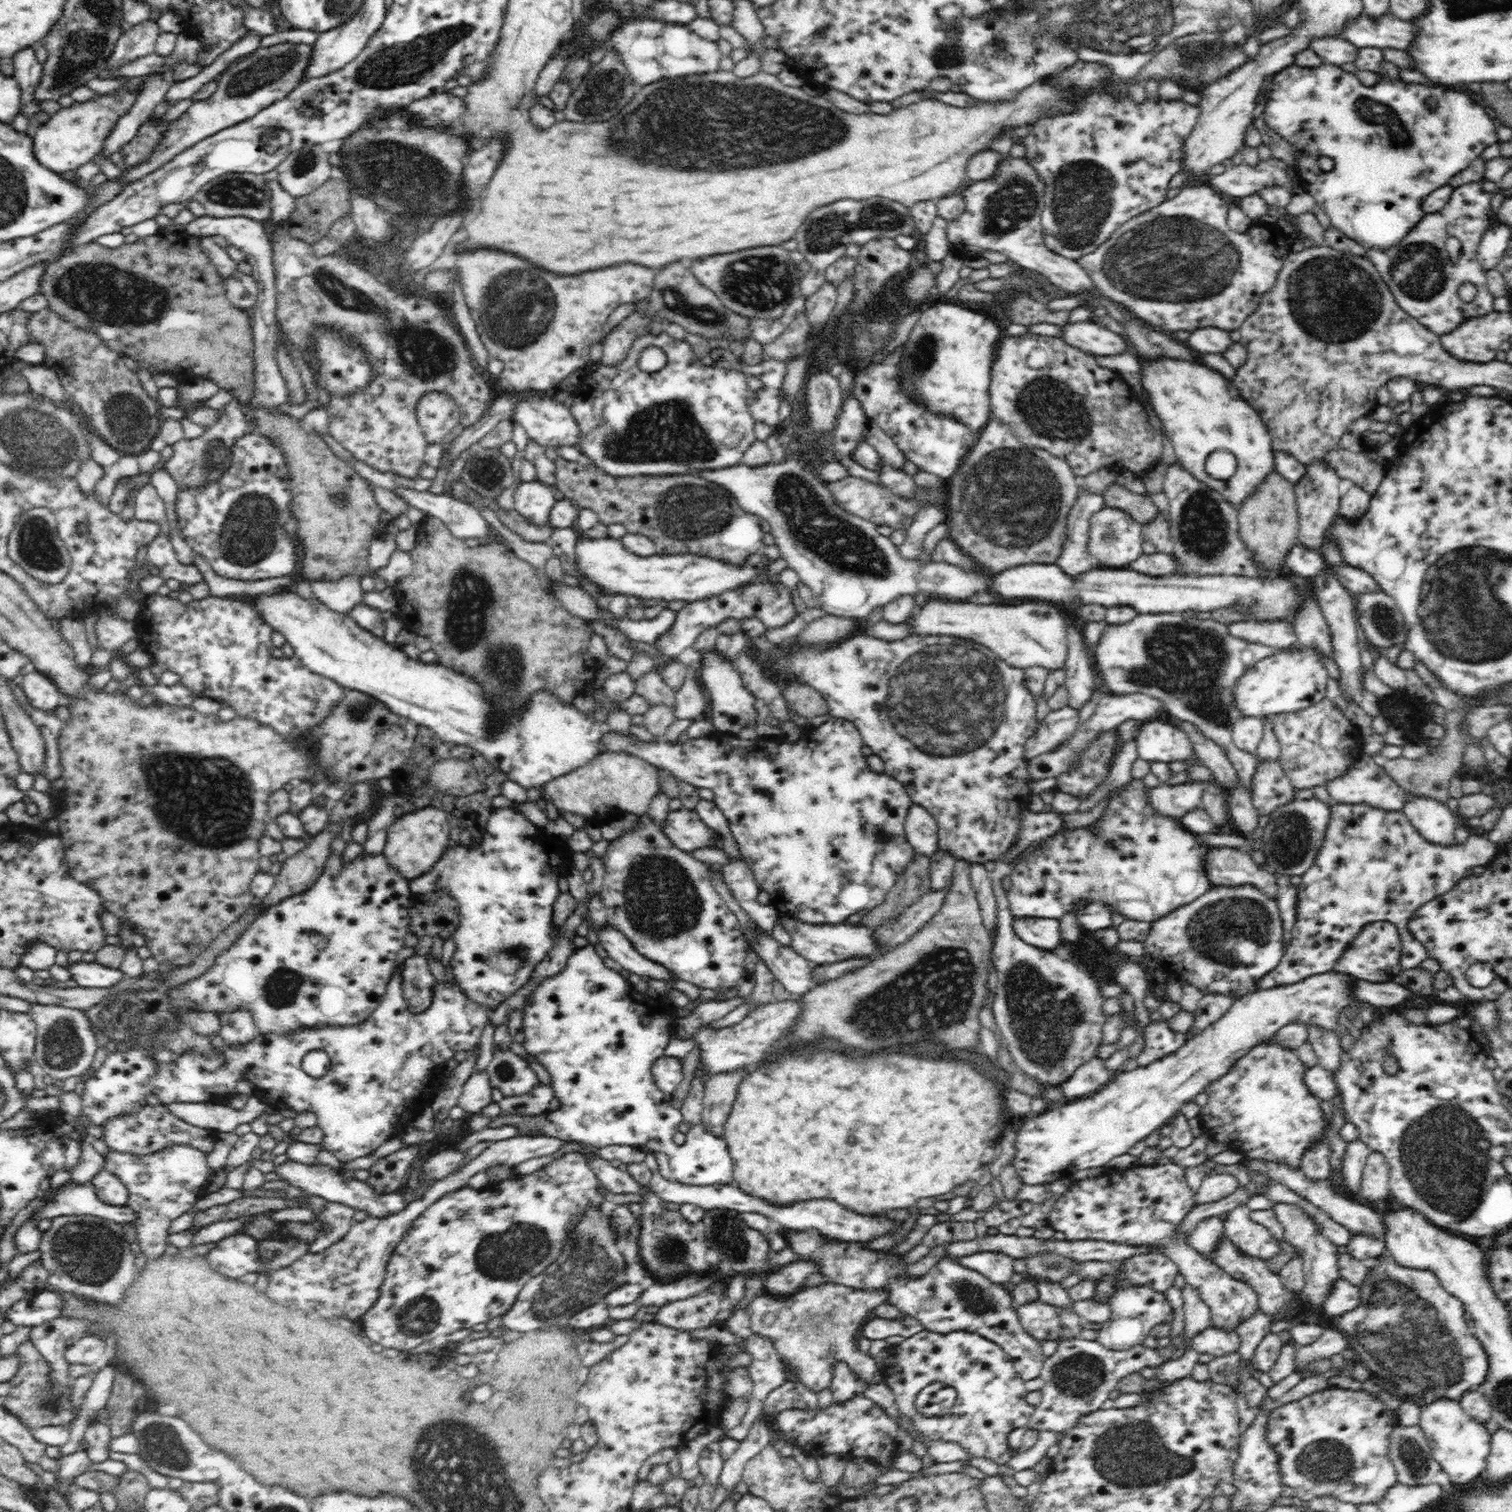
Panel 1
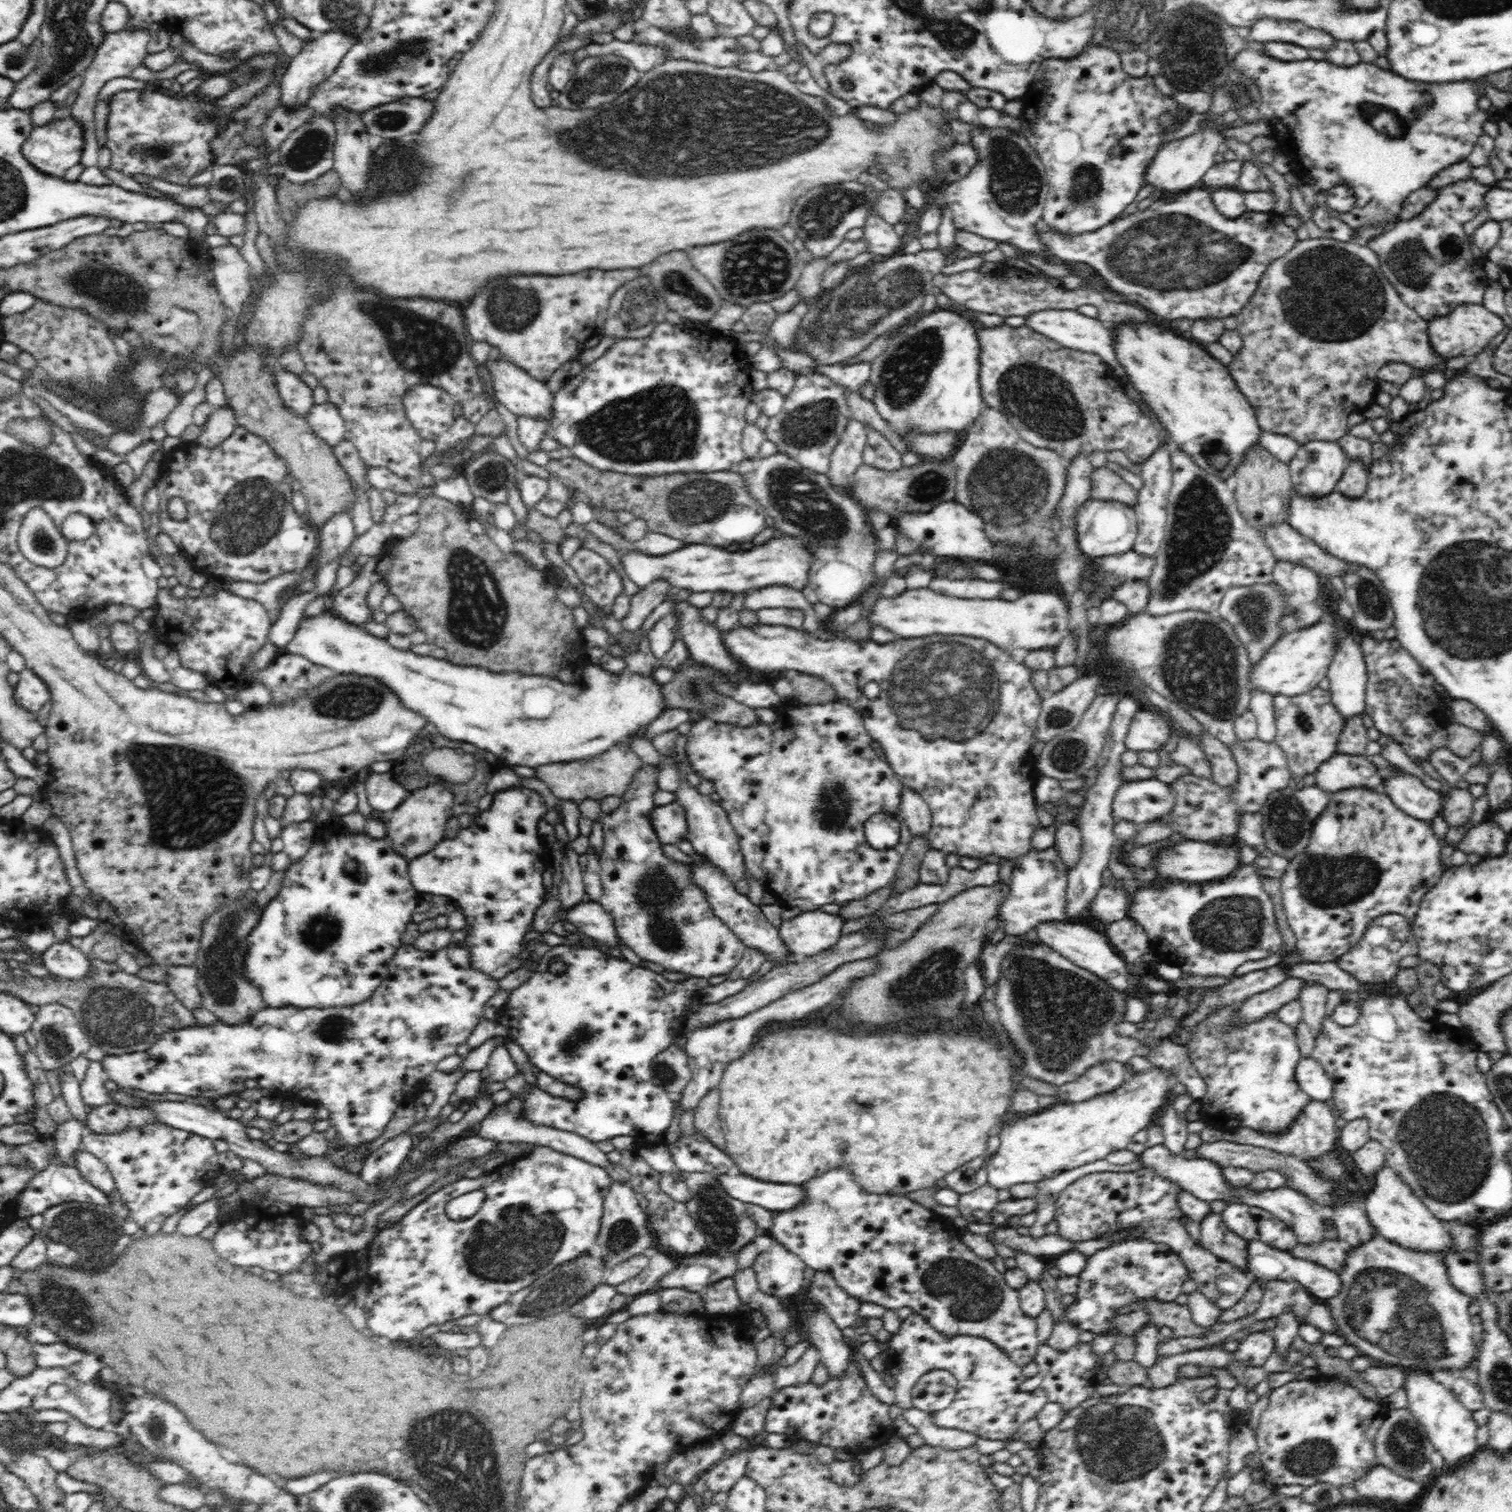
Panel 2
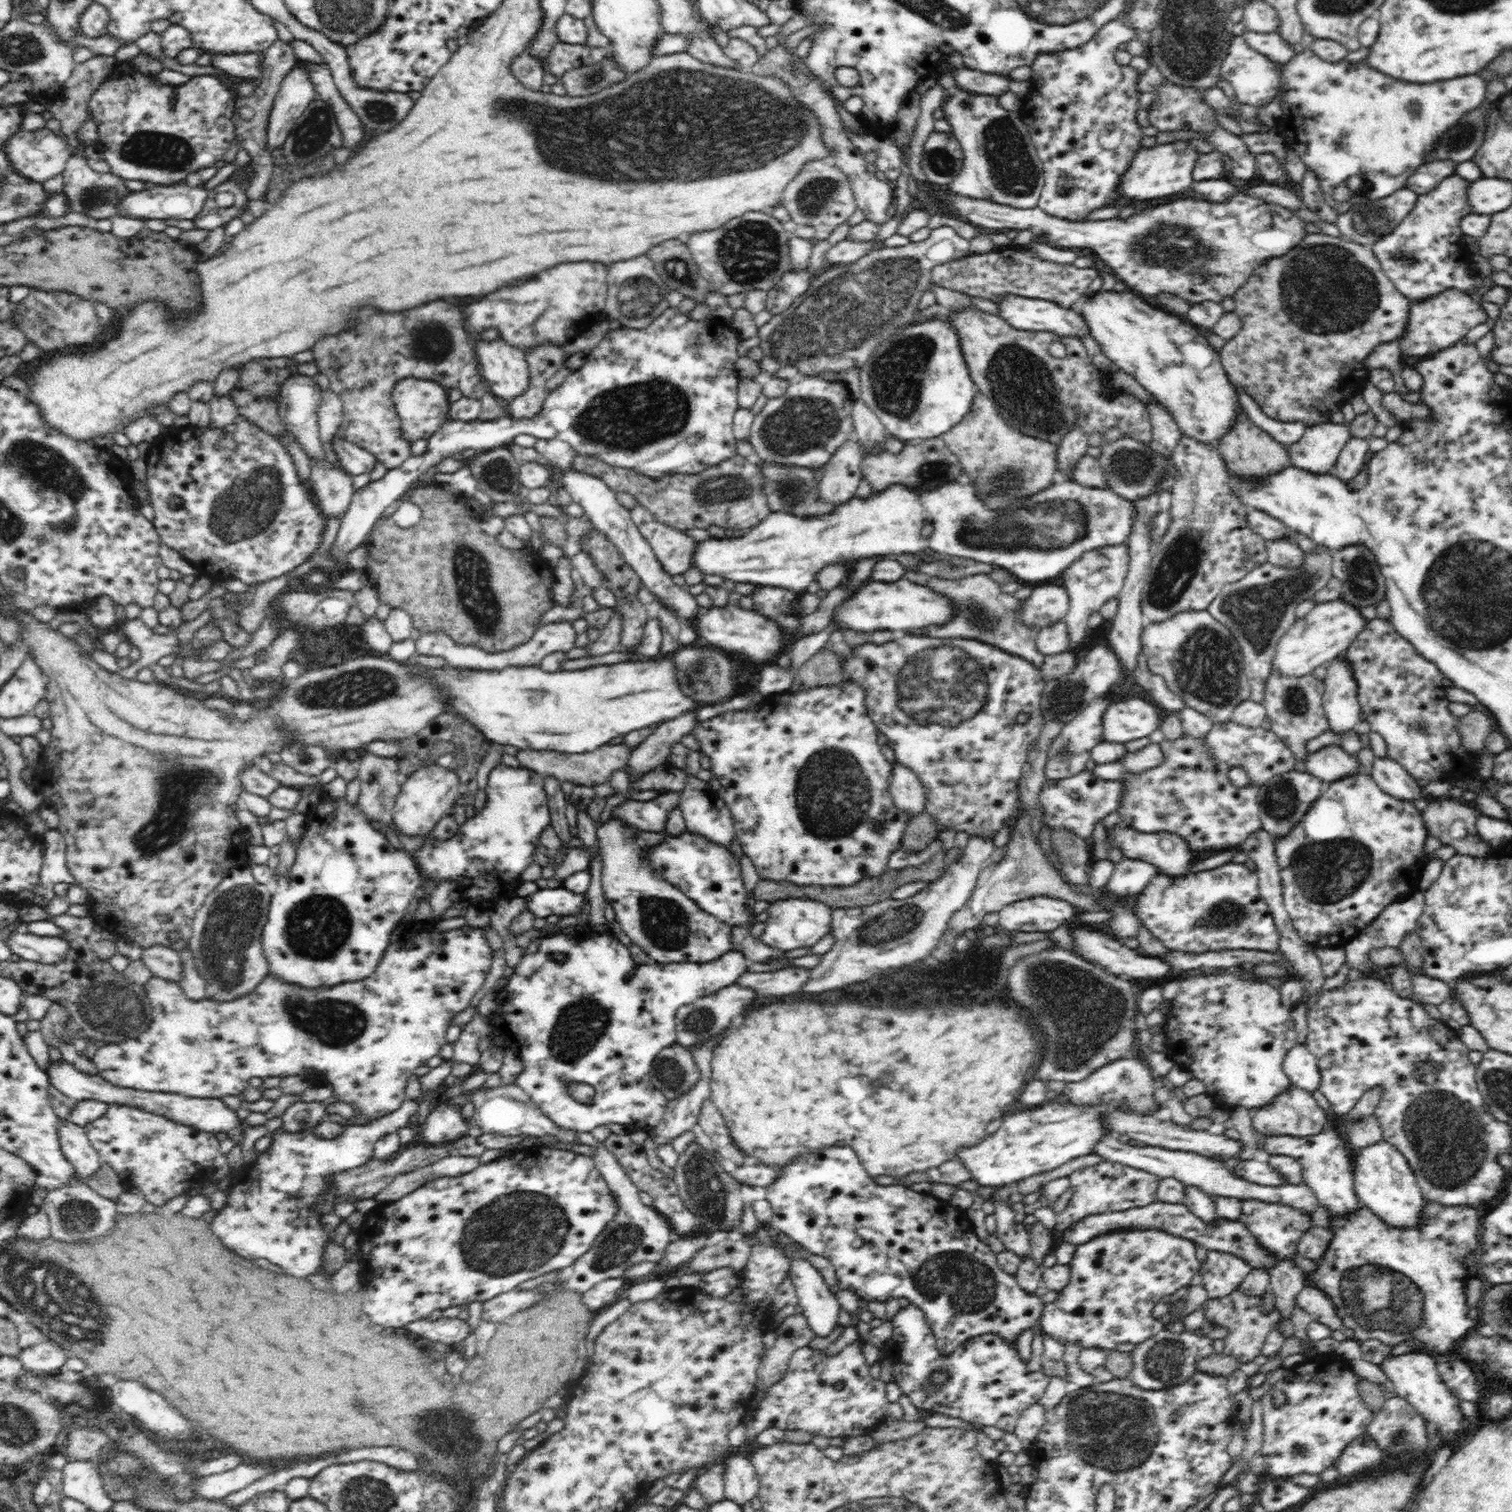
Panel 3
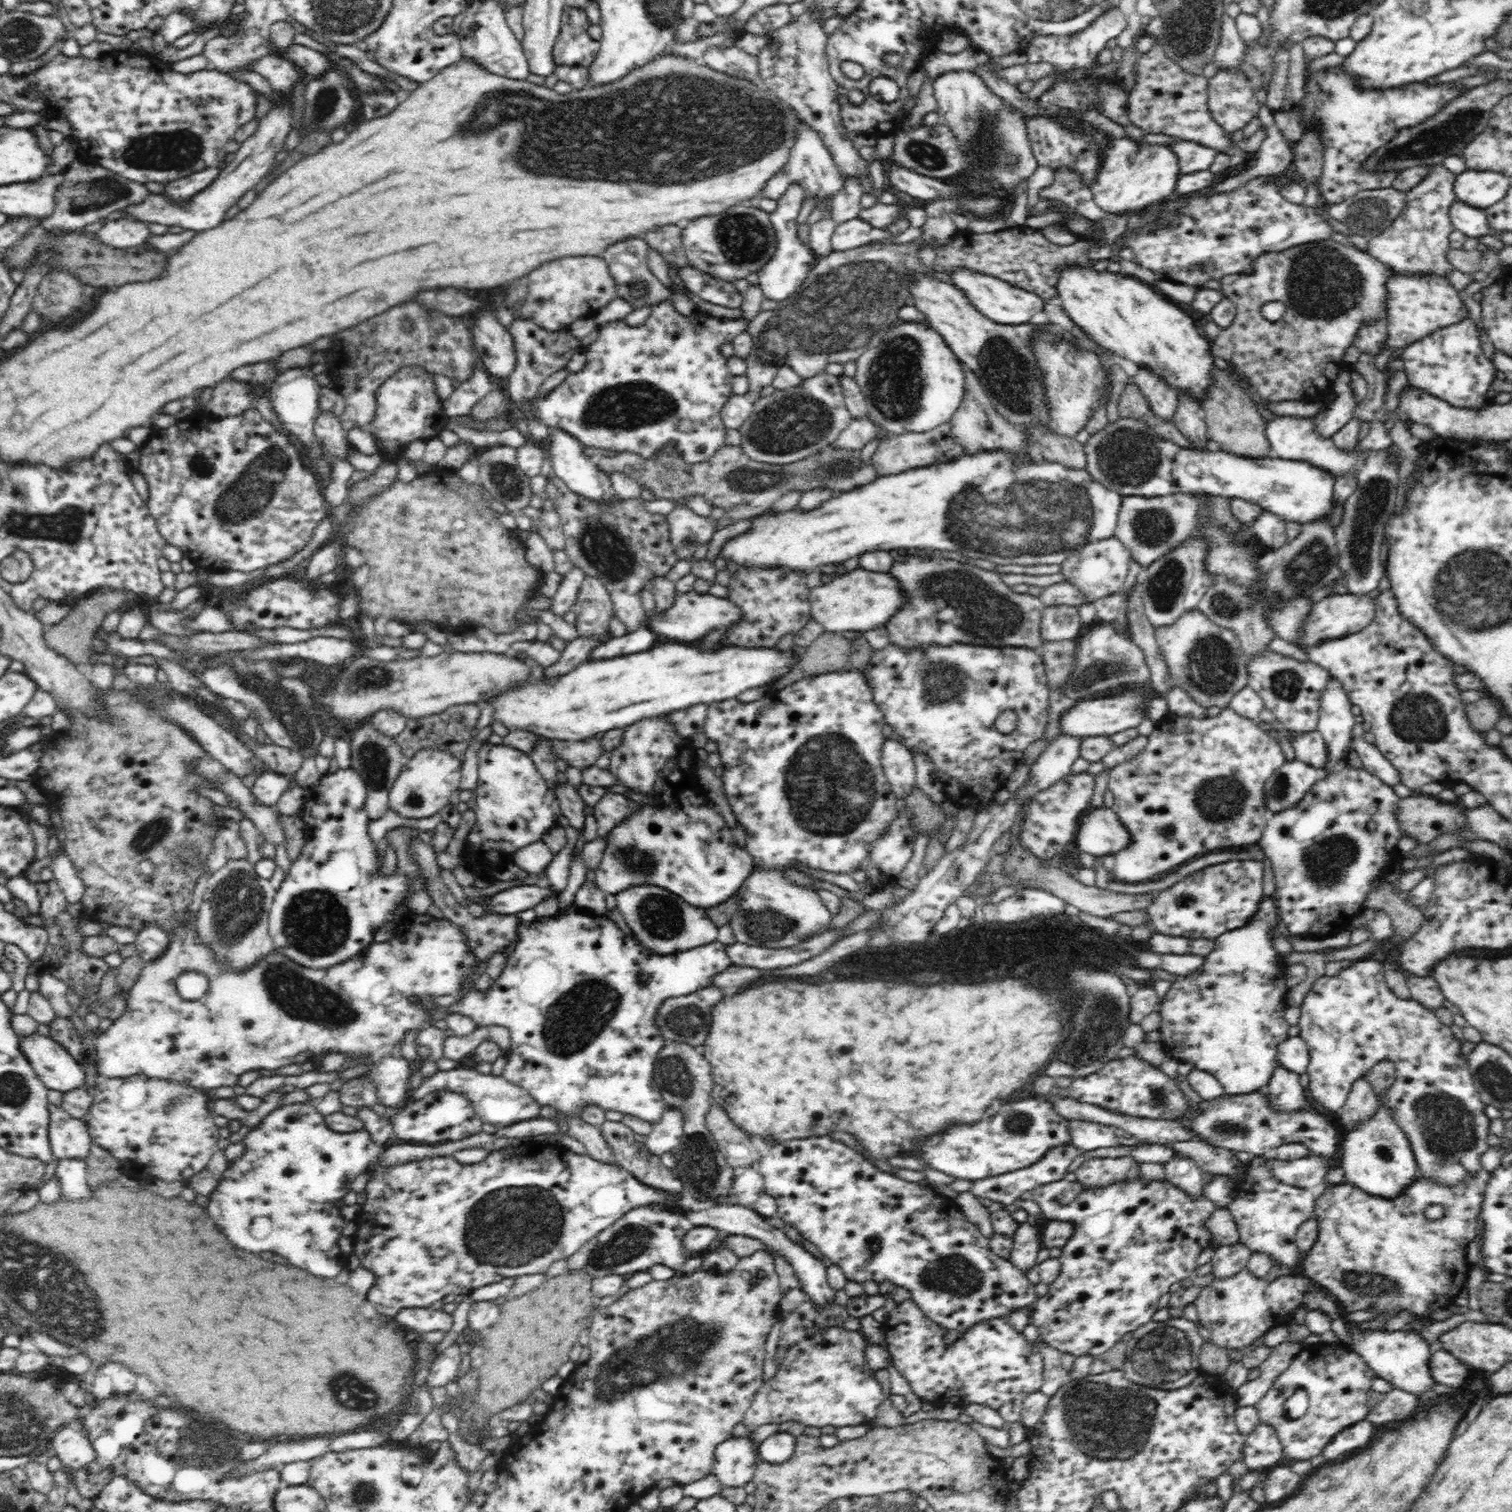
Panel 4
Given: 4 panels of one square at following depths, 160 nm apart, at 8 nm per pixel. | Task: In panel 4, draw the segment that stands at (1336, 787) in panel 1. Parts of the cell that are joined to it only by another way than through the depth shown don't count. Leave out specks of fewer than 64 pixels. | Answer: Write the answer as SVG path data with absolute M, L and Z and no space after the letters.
M1314 730L1312 732L1289 732L1288 739L1295 750L1295 758L1313 766L1326 768L1328 764L1328 749L1324 737Z

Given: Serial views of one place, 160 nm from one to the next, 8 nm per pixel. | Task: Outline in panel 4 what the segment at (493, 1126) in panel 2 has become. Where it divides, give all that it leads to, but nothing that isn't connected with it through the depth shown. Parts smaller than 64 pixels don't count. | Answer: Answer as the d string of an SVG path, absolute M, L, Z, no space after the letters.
M454 1068L448 1071L438 1070L434 1075L425 1081L420 1079L418 1088L409 1090L412 1098L420 1100L429 1092L436 1090L447 1090L448 1092L459 1092L465 1096L473 1105L475 1113L482 1119L482 1122L504 1127L522 1120L530 1120L540 1116L541 1106L530 1096L527 1090L517 1084L508 1082L502 1075L494 1076L492 1073L482 1074L475 1069Z

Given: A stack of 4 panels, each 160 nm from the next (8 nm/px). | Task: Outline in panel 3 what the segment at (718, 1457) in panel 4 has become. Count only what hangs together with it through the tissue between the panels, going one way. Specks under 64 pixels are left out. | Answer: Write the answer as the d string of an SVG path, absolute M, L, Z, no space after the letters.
M728 1452L724 1464L724 1497L742 1507L759 1494L758 1475L745 1453Z

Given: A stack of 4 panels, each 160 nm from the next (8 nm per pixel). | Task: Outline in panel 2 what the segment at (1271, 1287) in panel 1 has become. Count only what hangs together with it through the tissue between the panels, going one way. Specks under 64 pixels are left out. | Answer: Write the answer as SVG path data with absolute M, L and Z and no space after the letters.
M1220 1213L1206 1214L1199 1225L1201 1245L1208 1252L1242 1272L1249 1272L1246 1241L1224 1224Z

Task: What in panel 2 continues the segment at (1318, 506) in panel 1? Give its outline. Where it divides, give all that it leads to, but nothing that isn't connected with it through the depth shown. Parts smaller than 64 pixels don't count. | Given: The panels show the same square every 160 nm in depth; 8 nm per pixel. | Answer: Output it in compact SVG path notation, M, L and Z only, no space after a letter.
M1313 441L1296 450L1295 458L1289 463L1292 484L1297 494L1308 498L1320 498L1335 491L1336 482L1342 479L1349 459L1336 441Z

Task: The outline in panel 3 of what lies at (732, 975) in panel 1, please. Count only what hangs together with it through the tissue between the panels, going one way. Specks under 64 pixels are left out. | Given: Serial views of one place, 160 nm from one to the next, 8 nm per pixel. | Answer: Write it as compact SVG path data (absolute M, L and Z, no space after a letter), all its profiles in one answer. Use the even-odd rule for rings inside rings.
M693 710L654 726L652 734L630 752L627 764L630 780L638 780L650 770L665 764L671 753L672 744L680 742L682 736L692 734L697 724ZM611 817L597 827L597 841L602 861L603 896L616 913L622 932L639 946L652 962L710 963L735 951L732 927L702 911L684 892L665 880L648 861L646 849L634 835L640 829Z

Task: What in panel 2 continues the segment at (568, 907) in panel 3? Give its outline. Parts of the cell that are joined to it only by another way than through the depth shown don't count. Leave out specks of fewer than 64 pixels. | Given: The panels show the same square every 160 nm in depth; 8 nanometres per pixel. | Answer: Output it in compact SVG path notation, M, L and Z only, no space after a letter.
M581 901L572 909L562 907L559 917L560 920L573 923L582 936L600 941L606 947L618 949L622 942L617 936L613 919L599 903Z

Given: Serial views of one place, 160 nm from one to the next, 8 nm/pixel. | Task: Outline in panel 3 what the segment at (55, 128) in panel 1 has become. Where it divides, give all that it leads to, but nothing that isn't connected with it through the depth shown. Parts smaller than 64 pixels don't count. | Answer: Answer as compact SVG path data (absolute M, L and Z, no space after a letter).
M46 127L40 130L29 131L20 129L14 136L10 136L10 140L4 142L6 148L2 151L6 153L6 157L10 159L12 167L22 175L22 177L43 183L58 174L62 175L68 159L72 157L72 149L68 145L68 139L62 133L50 130Z

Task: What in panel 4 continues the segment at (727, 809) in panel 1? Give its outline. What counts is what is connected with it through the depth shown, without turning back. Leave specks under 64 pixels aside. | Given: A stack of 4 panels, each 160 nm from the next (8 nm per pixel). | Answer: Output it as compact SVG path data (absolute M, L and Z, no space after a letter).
M850 668L842 672L826 672L818 675L801 679L784 690L774 692L770 698L758 702L746 703L734 698L709 704L703 732L709 740L718 744L717 751L724 768L721 776L724 792L737 822L746 830L745 849L754 859L755 866L785 871L794 864L803 864L806 868L816 868L828 873L856 875L858 868L868 862L870 846L888 830L890 822L896 820L896 816L902 815L898 811L898 798L891 791L881 765L880 752L885 740L882 735L885 724L884 713L875 704L870 686L862 672Z

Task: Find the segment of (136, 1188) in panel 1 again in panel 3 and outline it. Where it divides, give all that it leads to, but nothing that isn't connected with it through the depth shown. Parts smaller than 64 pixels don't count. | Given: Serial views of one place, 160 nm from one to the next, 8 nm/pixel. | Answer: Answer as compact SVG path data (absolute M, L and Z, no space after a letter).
M108 1104L104 1116L88 1122L85 1129L101 1161L114 1169L127 1188L140 1190L146 1204L160 1206L160 1210L164 1210L168 1200L208 1181L214 1173L213 1161L221 1154L220 1141L214 1132L202 1132L121 1104Z

